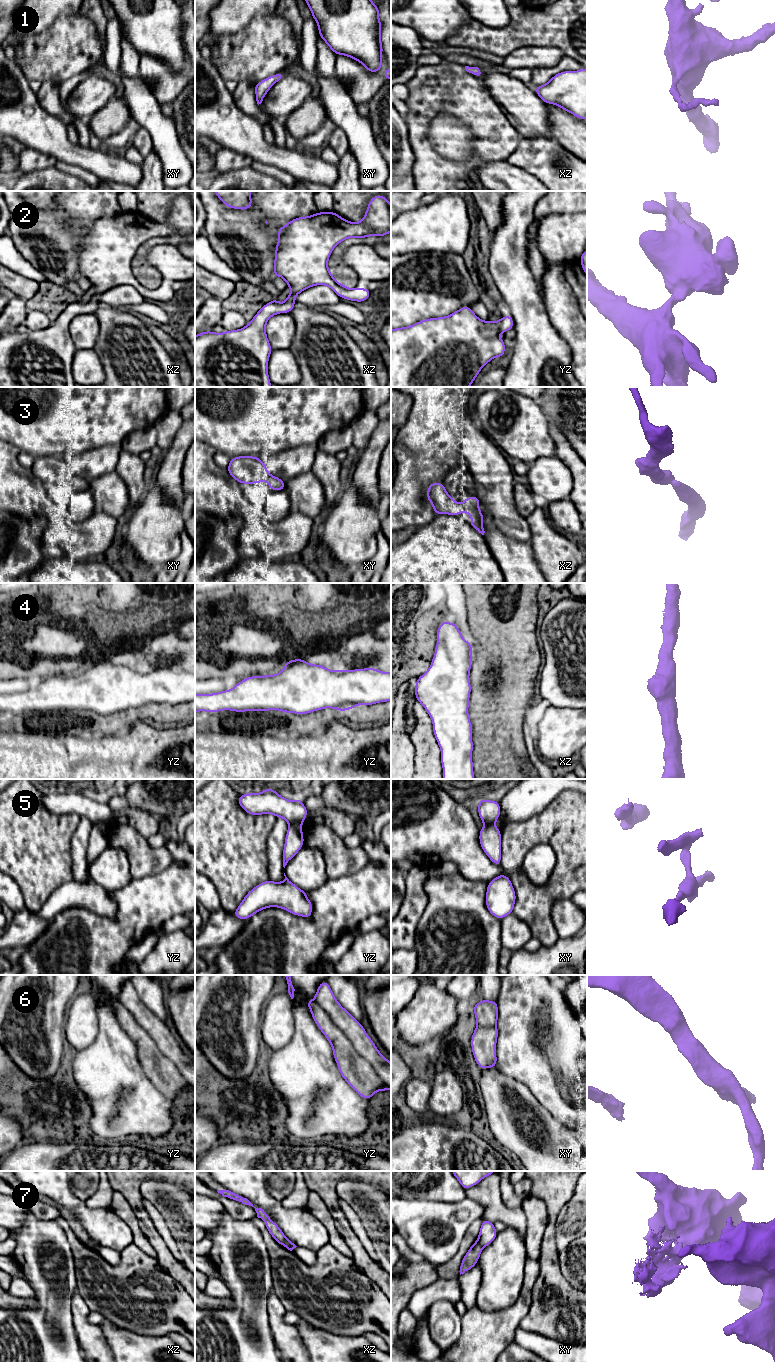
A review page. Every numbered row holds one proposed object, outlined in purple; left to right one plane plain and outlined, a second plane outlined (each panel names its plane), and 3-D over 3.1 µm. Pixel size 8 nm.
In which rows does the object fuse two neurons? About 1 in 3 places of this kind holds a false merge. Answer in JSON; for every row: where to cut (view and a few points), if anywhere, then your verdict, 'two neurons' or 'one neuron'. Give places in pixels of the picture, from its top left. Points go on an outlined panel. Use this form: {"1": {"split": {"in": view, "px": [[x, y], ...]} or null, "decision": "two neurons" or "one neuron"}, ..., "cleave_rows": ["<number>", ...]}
{"1": {"split": null, "decision": "one neuron"}, "2": {"split": null, "decision": "one neuron"}, "3": {"split": null, "decision": "one neuron"}, "4": {"split": null, "decision": "one neuron"}, "5": {"split": {"in": "yz", "px": [[289, 823], [300, 827]]}, "decision": "two neurons"}, "6": {"split": null, "decision": "one neuron"}, "7": {"split": {"in": "xz", "px": [[286, 1238], [283, 1245]]}, "decision": "two neurons"}, "cleave_rows": ["5", "7"]}

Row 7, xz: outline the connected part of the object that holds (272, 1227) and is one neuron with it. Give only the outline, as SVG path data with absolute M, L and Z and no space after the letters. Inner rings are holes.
M225 1188L224 1190L218 1190L217 1192L220 1193L223 1197L254 1207L253 1204L247 1198L235 1194L227 1188ZM256 1207L254 1208L257 1213L257 1217L266 1222L266 1229L268 1230L269 1234L273 1236L274 1241L279 1243L280 1245L284 1245L286 1236L284 1235L283 1231L279 1228L277 1223L273 1222L270 1216L263 1209Z

